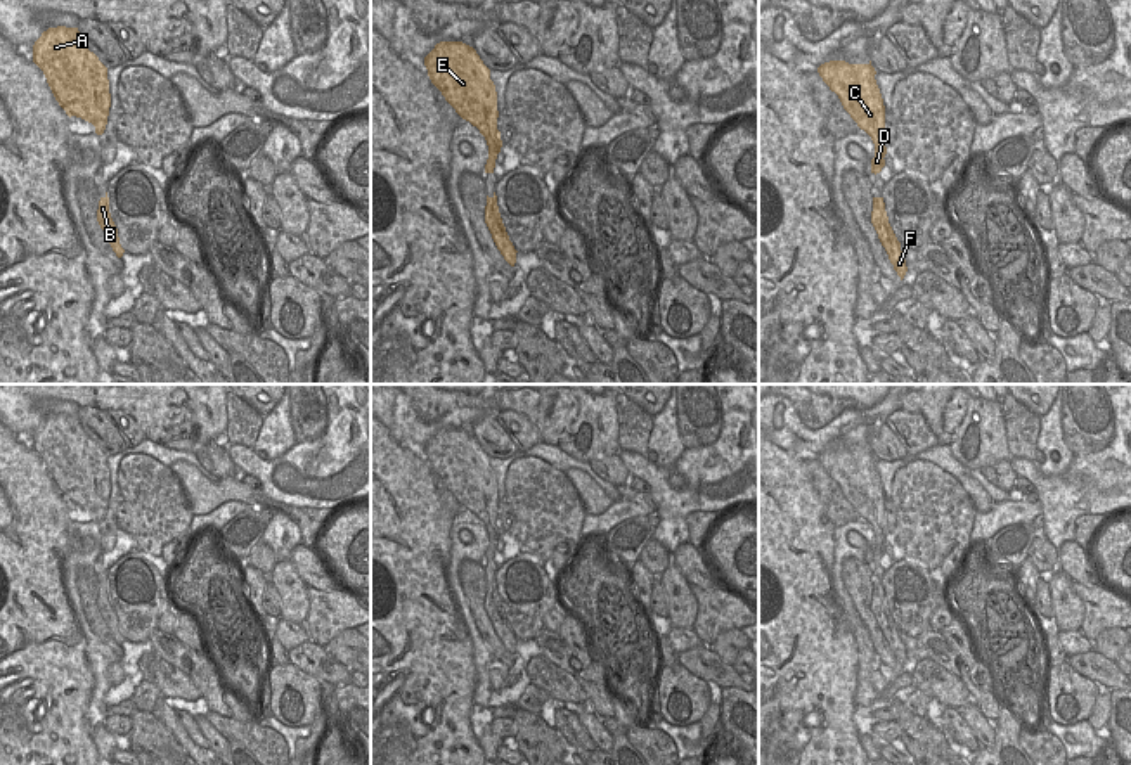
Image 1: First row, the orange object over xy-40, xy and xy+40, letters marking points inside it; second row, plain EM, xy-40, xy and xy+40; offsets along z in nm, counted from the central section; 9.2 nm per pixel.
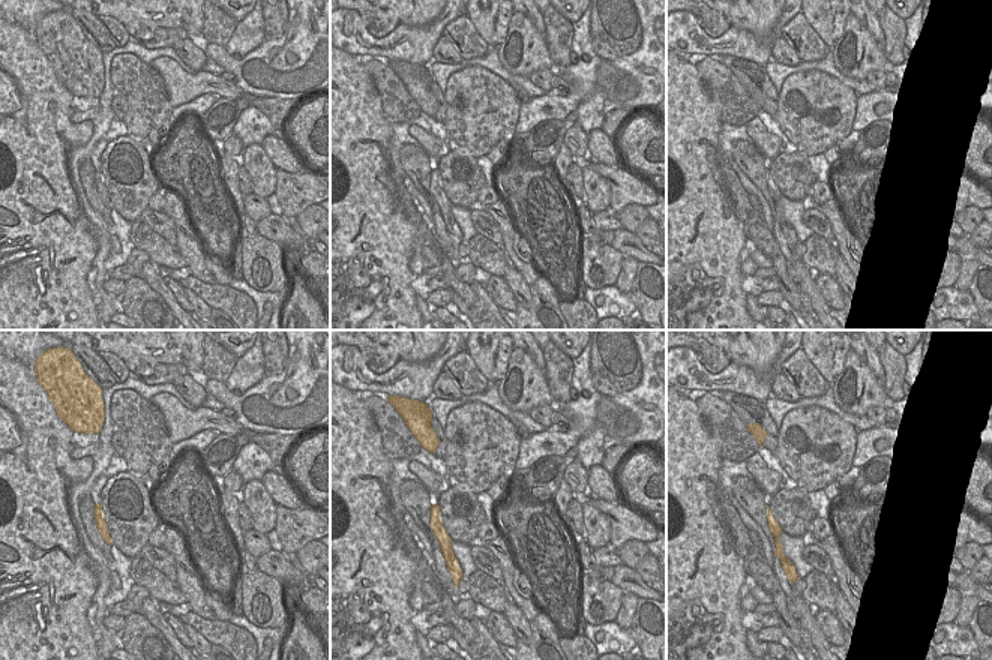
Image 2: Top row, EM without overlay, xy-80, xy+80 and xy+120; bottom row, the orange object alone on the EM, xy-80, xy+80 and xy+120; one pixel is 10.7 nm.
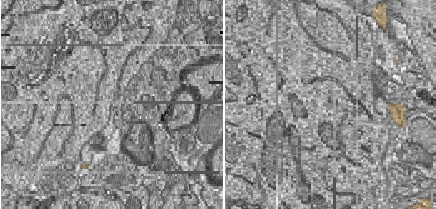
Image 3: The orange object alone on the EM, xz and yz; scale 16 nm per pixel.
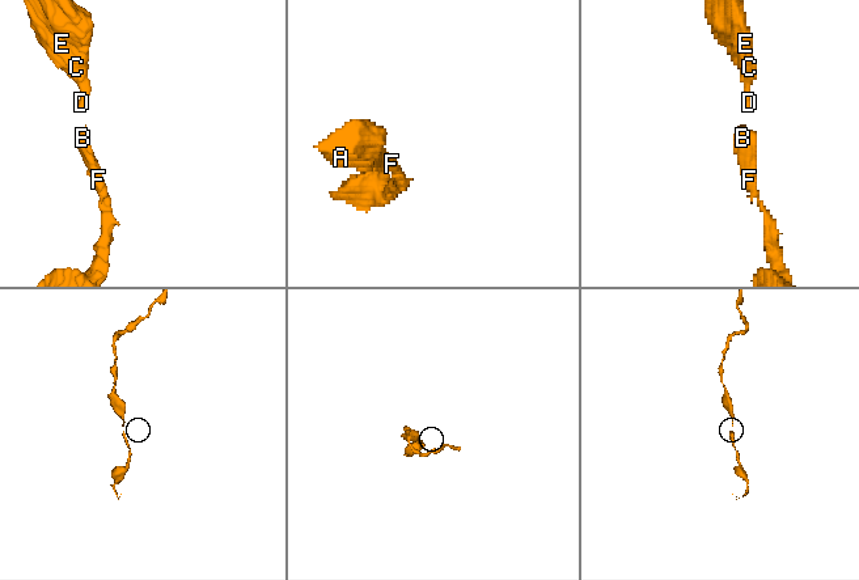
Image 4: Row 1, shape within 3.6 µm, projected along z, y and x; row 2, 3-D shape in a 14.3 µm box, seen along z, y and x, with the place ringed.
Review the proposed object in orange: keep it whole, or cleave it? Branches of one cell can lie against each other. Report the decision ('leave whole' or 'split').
leave whole

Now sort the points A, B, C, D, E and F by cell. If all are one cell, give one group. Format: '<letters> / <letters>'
A B C D E F

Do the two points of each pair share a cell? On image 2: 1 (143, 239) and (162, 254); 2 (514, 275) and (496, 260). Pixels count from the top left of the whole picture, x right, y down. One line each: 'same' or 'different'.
1: same
2: different

